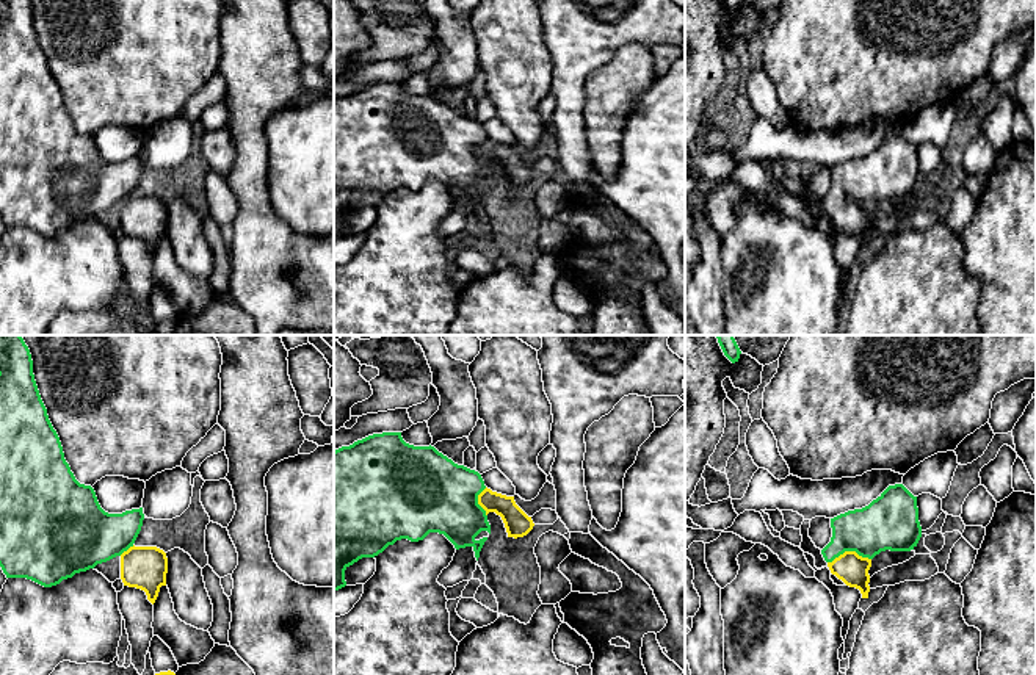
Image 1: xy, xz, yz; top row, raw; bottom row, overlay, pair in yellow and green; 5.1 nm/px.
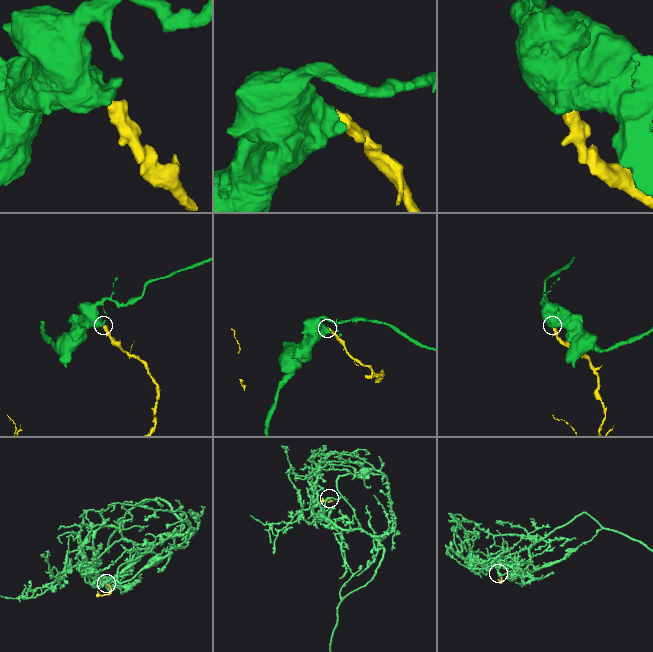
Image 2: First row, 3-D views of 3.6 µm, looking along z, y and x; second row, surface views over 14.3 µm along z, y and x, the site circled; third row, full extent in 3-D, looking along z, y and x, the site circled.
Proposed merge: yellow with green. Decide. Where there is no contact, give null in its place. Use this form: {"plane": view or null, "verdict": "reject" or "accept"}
{"plane": "yz", "verdict": "accept"}

